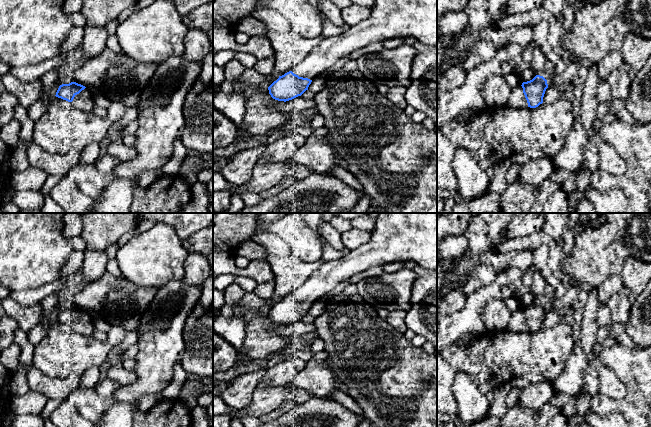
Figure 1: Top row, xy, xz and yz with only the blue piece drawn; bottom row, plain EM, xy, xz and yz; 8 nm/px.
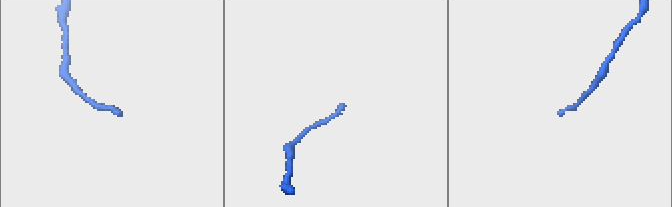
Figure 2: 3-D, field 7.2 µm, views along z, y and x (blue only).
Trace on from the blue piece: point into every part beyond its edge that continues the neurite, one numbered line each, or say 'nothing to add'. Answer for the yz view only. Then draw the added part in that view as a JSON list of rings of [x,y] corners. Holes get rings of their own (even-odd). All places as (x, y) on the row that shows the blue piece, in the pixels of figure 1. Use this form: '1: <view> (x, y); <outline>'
1: yz (517, 99); [[[522,86],[512,89],[507,105],[515,108],[528,107]]]

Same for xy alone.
1: xy (85, 101); [[[88,88],[75,95],[72,105],[85,112],[92,112],[96,107],[95,93]]]

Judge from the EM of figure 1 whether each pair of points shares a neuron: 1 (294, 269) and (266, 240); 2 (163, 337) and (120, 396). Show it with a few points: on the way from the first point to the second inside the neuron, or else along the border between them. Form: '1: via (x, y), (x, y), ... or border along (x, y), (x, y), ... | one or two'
1: via (287, 262), (273, 247) | one
2: via (158, 354), (154, 363), (154, 370), (137, 387) | one

